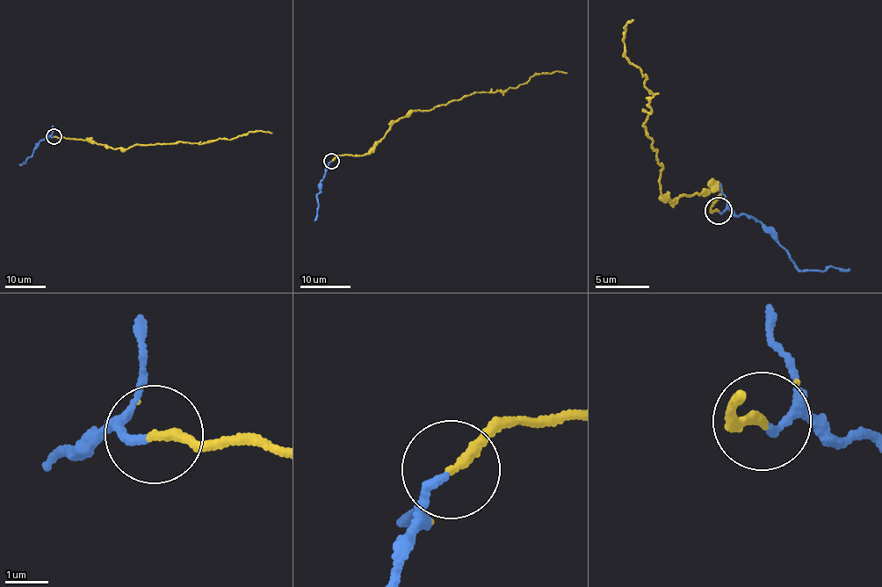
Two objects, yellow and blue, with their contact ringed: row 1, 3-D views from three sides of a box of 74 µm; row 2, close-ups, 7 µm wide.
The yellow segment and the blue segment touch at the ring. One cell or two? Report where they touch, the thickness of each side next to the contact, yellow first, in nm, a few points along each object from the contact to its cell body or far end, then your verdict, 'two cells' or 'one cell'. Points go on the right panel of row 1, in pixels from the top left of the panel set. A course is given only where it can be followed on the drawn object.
(718, 211) | 240/200 nm | yellow via (719, 210), (723, 190), (711, 184), (661, 194), (664, 165), (643, 125), (648, 76), (622, 41), (632, 19) | blue via (718, 211), (726, 209), (758, 218), (799, 270), (849, 269) | one cell

